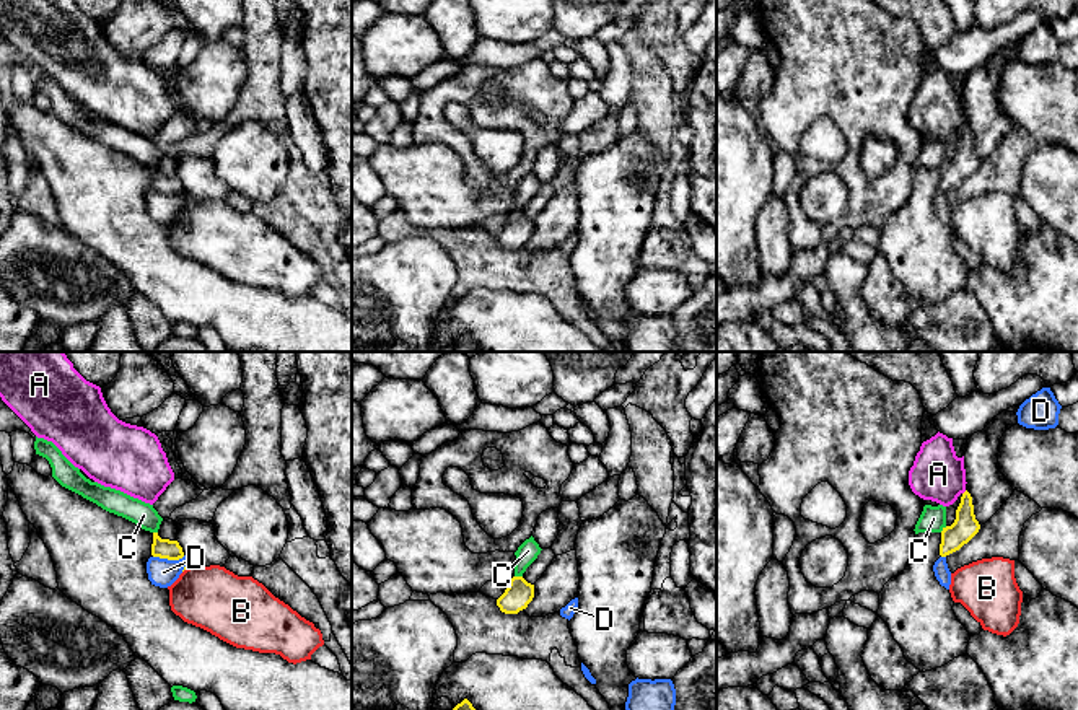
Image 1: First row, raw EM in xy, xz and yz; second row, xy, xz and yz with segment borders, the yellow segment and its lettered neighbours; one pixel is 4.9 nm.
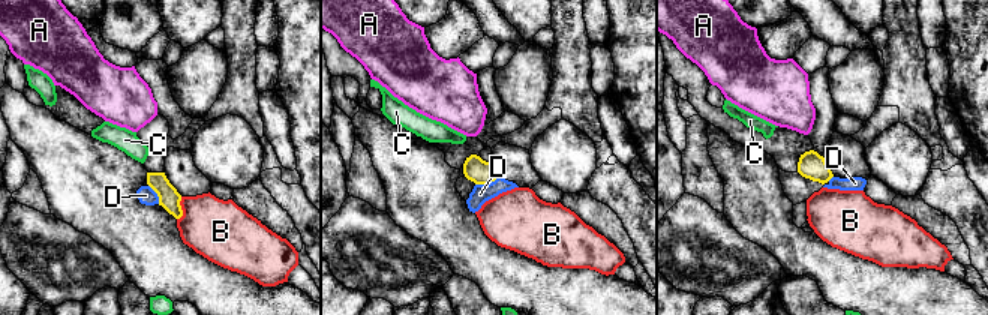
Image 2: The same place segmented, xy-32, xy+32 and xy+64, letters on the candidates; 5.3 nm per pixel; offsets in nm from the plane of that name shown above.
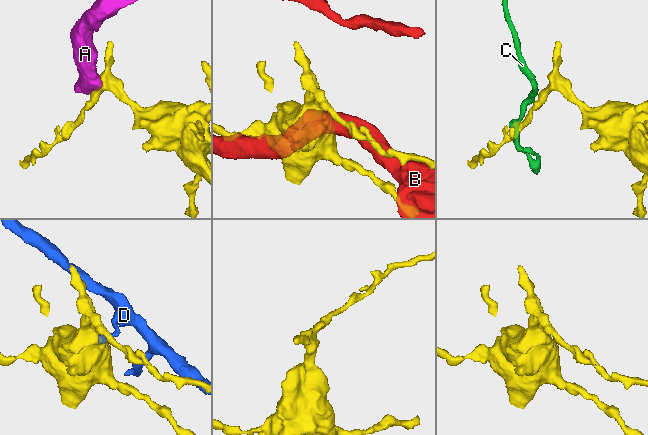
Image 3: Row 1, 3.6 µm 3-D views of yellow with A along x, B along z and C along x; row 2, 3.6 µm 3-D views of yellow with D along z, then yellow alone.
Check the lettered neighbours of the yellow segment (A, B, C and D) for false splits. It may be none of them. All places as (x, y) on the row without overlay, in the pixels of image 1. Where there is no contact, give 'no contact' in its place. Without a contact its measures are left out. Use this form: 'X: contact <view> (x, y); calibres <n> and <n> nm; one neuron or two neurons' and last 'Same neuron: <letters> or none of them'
A: contact yz (964, 127); calibres 120 and 260 nm; two neurons
B: contact xy (186, 202); calibres 20 and 320 nm; two neurons
C: contact xz (518, 212); calibres 140 and 100 nm; two neurons
D: contact xy (168, 194); calibres 100 and 140 nm; two neurons
Same neuron: none of them

